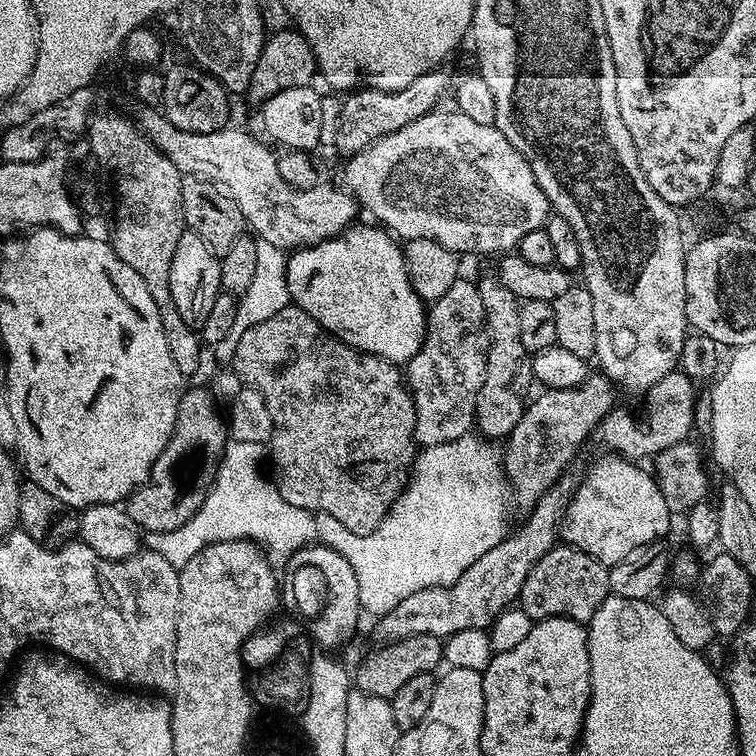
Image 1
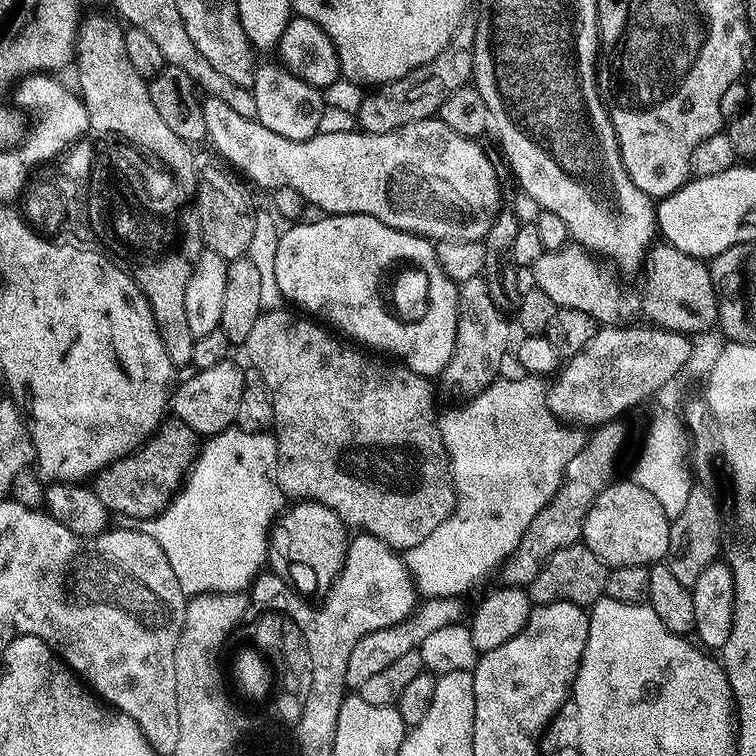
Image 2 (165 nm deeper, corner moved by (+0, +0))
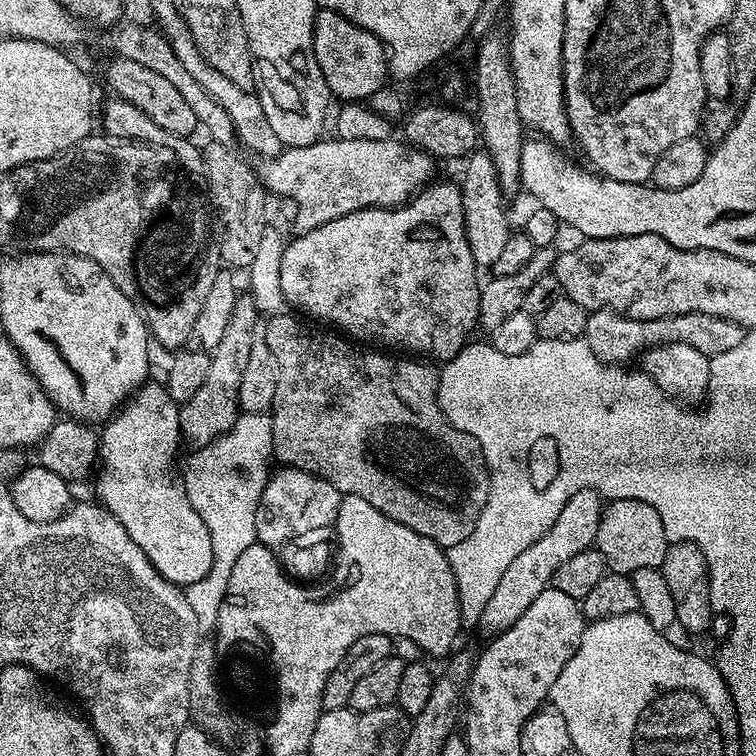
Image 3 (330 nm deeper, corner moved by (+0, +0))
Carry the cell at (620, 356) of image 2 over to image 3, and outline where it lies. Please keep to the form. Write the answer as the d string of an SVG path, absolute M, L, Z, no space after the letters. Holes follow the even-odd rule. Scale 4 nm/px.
M605 310L588 314L583 339L587 340L590 350L594 350L599 360L613 366L624 366L627 365L627 360L634 359L636 355L637 359L656 344L684 342L686 346L694 346L694 350L700 350L711 358L738 346L744 334L745 329L739 324L714 318L710 314L678 314L657 320L631 320Z

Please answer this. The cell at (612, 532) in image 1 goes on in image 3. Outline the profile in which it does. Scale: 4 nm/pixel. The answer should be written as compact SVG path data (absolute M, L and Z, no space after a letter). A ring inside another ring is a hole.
M613 500L603 505L594 547L604 555L605 565L613 572L630 574L634 570L660 568L670 541L654 506L637 500Z

